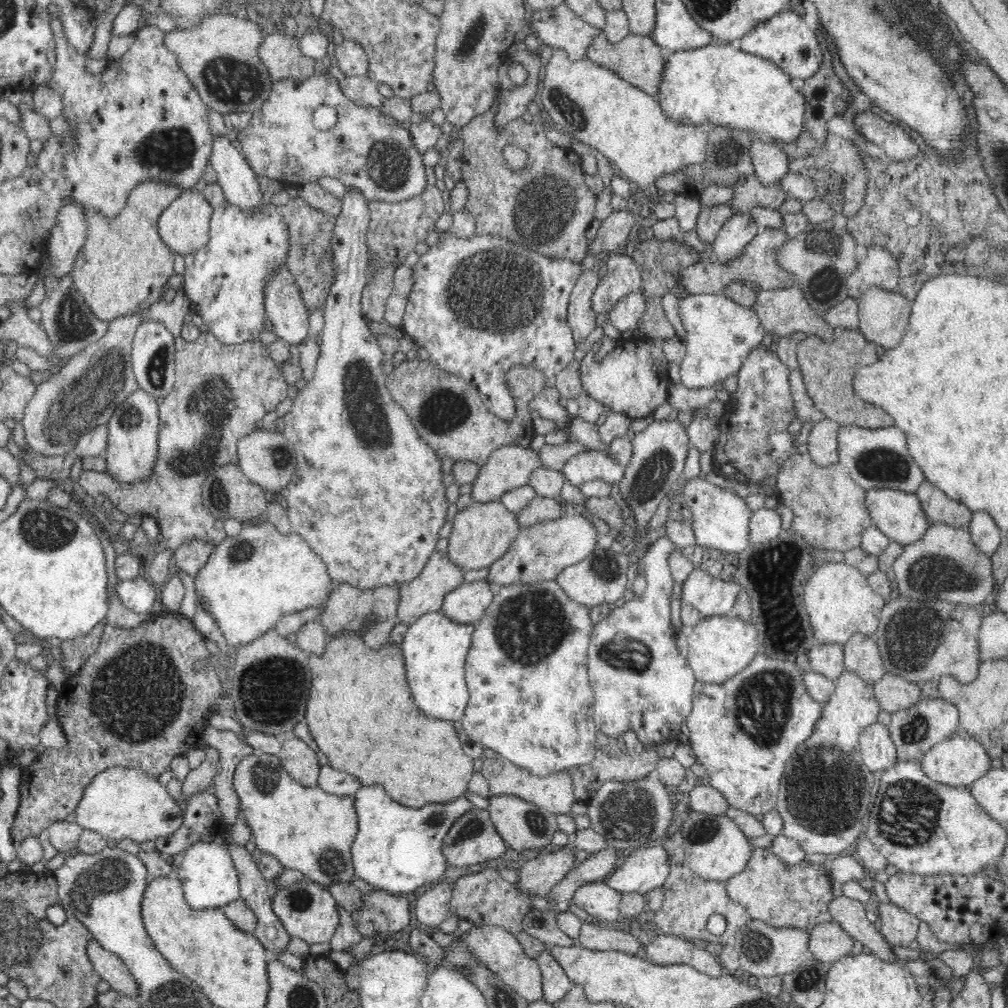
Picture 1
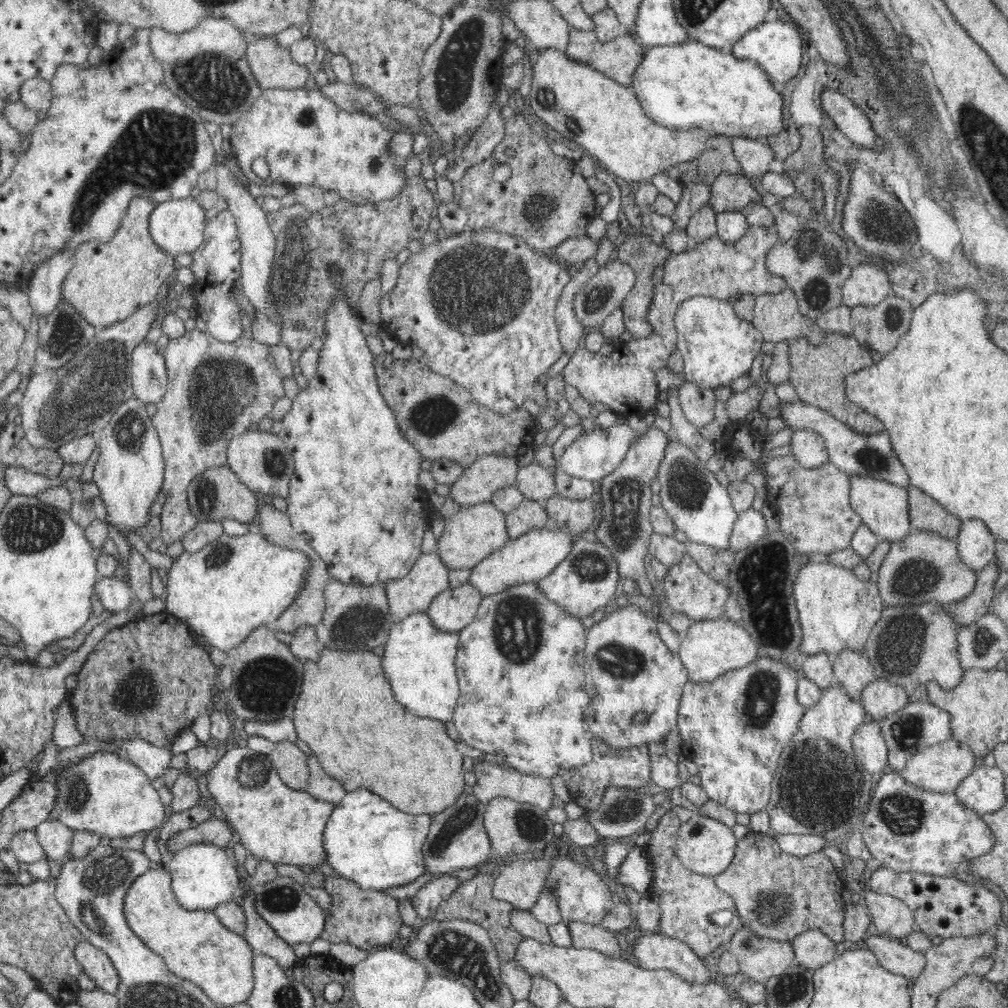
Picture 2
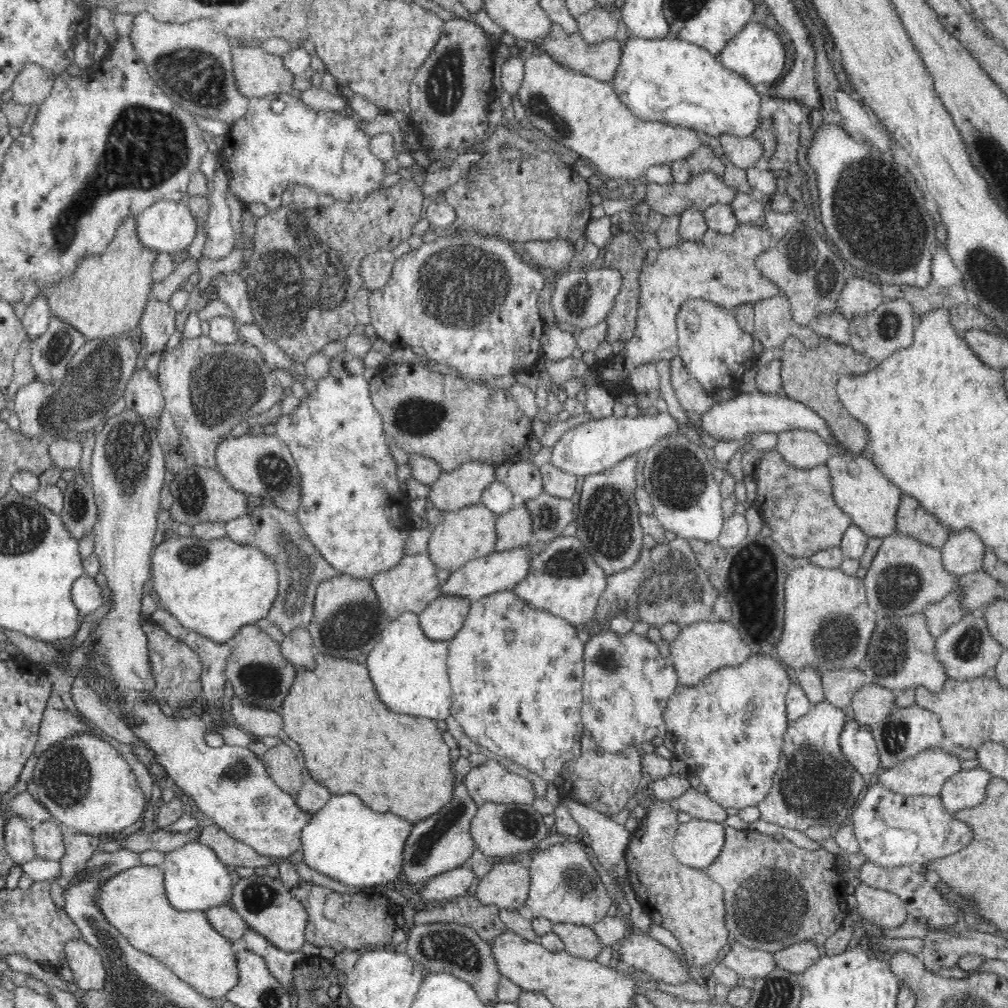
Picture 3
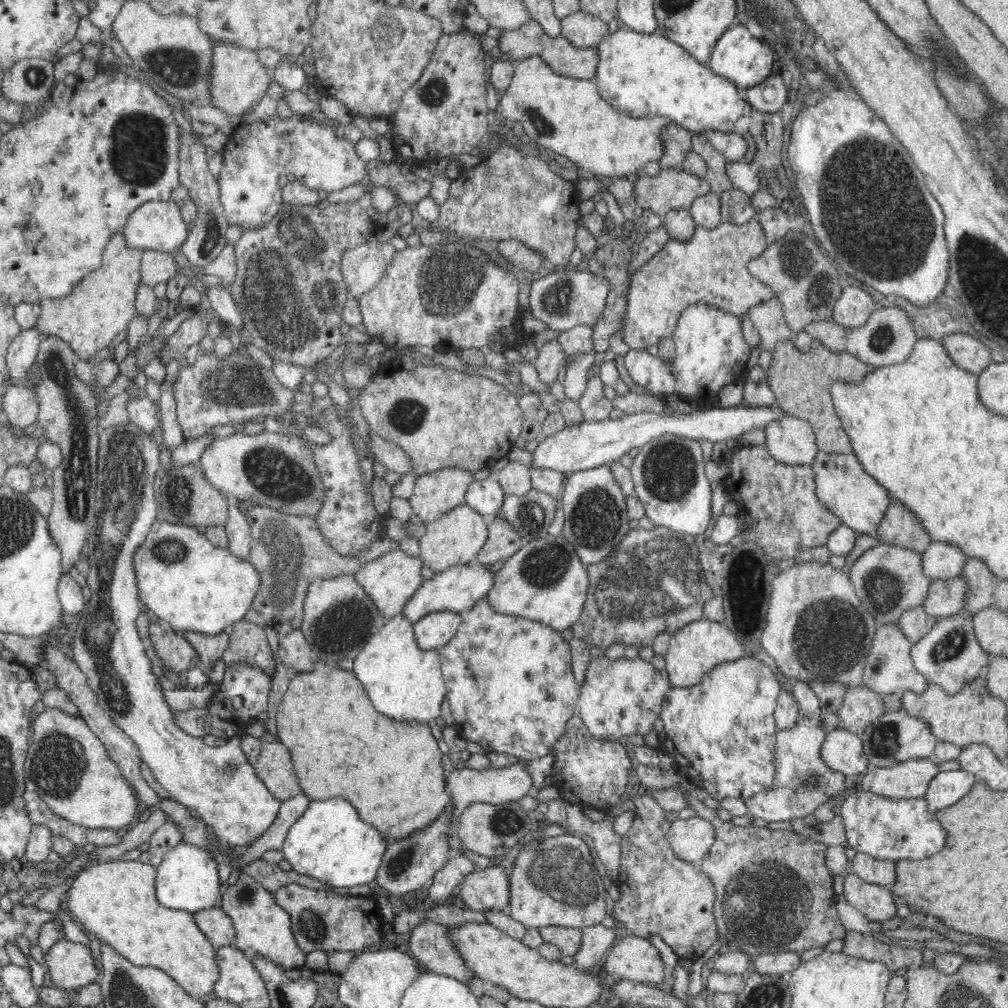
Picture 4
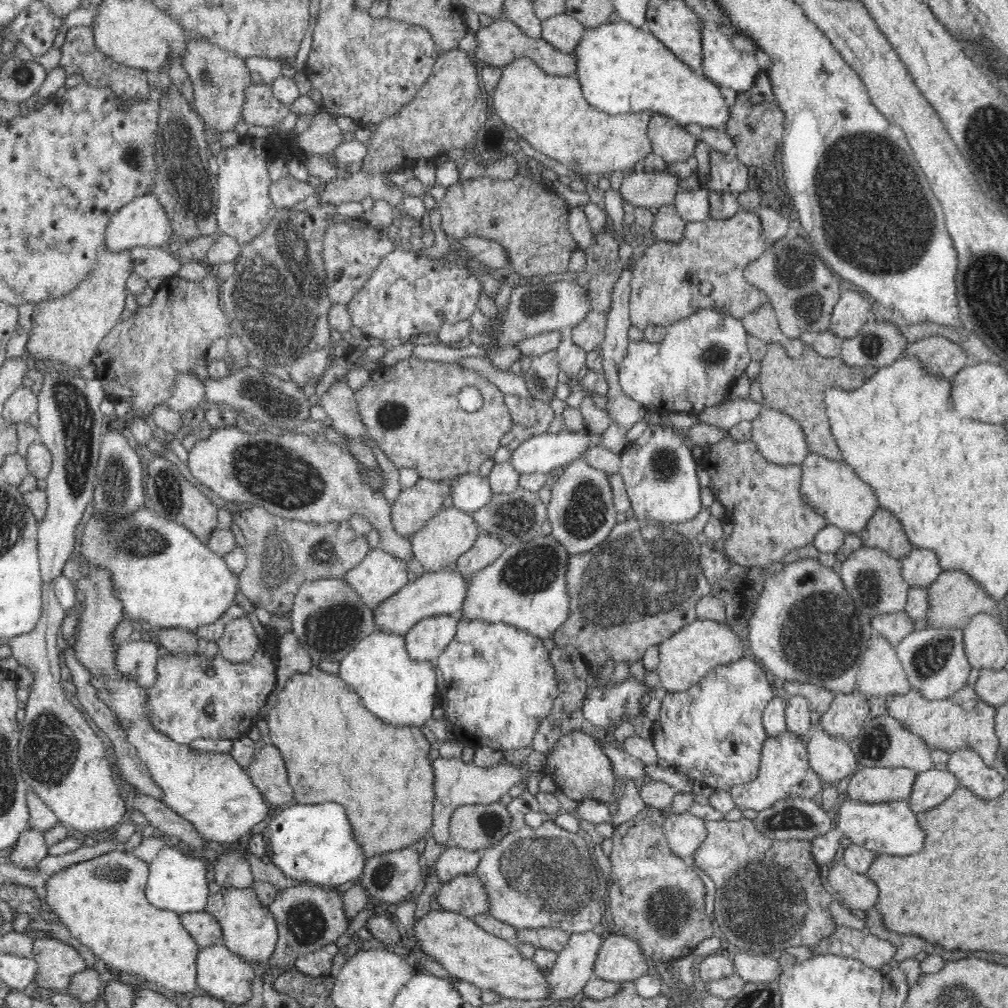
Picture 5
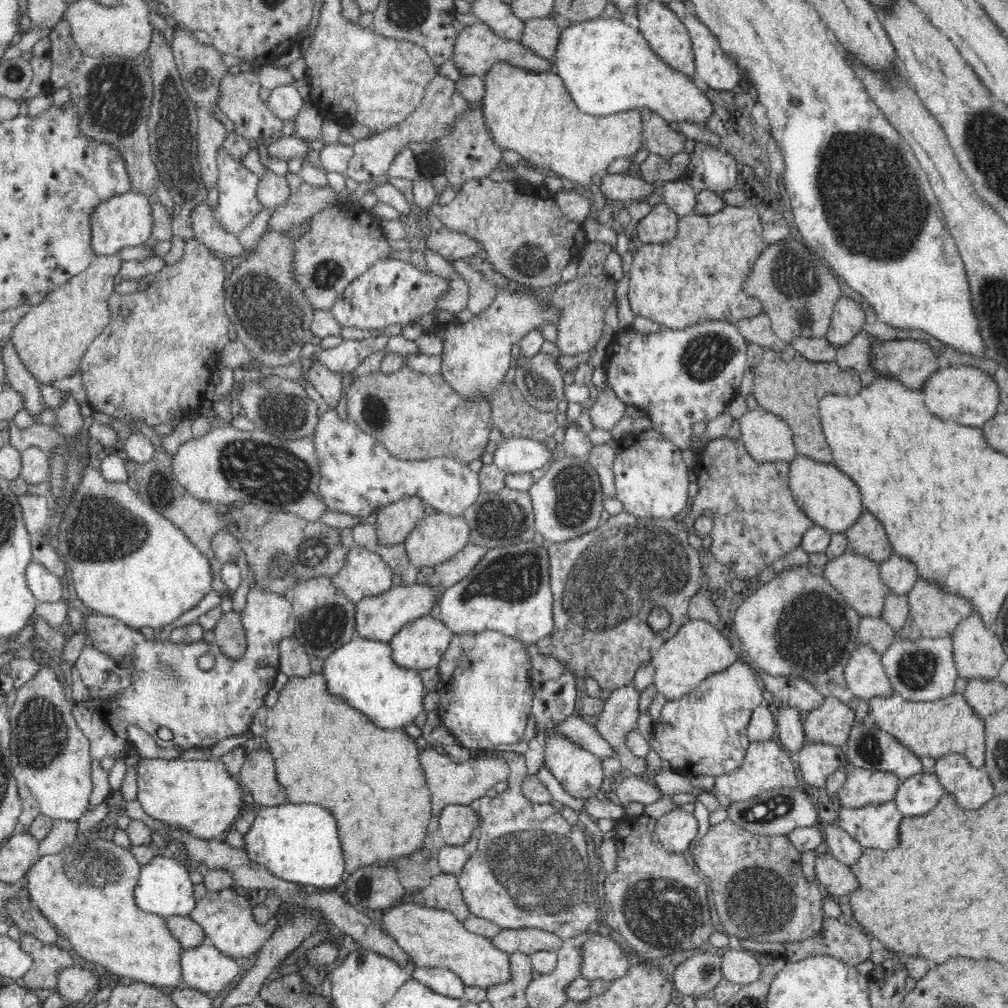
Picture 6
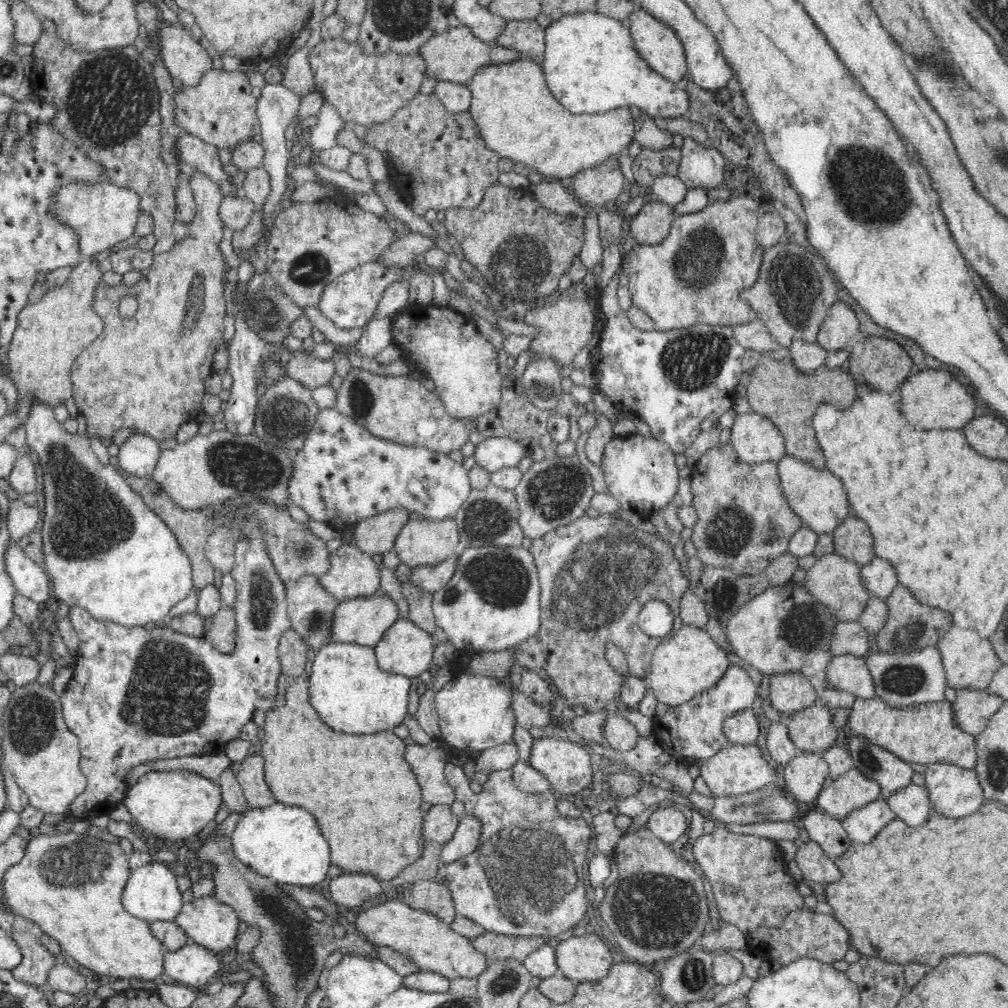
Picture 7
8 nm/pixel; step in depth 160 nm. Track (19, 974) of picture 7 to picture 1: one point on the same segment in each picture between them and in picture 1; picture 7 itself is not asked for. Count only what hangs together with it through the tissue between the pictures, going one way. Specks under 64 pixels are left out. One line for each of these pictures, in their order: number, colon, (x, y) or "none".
1: (110, 968)
2: (96, 963)
3: (85, 961)
4: (71, 966)
5: (58, 963)
6: (48, 959)

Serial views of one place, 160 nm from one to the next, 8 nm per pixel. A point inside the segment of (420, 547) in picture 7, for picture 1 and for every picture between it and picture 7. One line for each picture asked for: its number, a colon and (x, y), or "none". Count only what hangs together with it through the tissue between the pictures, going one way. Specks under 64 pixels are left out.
1: (481, 534)
2: (472, 534)
3: (469, 533)
4: (456, 537)
5: (450, 534)
6: (436, 538)

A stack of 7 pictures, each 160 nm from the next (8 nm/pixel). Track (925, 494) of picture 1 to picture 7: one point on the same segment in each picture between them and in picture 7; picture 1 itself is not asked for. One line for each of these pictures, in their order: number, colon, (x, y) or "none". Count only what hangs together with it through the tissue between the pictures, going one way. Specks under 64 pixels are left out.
2: (926, 514)
3: (913, 520)
4: (900, 527)
5: (884, 531)
6: (867, 537)
7: (853, 539)

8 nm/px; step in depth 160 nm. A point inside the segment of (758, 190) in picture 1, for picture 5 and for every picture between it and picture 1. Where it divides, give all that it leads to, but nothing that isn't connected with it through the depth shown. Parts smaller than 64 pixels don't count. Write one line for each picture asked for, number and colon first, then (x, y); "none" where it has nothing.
2: (729, 192)
3: (703, 189)
4: (672, 189)
5: (657, 189)

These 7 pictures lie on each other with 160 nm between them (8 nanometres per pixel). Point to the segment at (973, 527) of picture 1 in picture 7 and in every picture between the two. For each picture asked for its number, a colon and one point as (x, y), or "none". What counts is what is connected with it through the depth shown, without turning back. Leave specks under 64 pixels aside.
2: (976, 544)
3: (964, 552)
4: (941, 560)
5: (921, 567)
6: (900, 574)
7: (879, 576)

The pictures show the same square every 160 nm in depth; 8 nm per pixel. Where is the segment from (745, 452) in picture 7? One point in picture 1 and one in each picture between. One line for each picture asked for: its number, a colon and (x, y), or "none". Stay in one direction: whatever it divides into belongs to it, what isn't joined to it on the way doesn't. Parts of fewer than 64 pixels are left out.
1: (823, 440)
2: (808, 447)
3: (804, 449)
4: (790, 440)
5: (778, 436)
6: (768, 438)

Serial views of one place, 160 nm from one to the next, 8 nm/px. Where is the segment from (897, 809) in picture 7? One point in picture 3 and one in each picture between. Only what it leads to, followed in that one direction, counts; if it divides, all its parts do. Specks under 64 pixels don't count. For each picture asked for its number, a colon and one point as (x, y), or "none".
3: (966, 789)
4: (946, 788)
5: (932, 787)
6: (916, 796)

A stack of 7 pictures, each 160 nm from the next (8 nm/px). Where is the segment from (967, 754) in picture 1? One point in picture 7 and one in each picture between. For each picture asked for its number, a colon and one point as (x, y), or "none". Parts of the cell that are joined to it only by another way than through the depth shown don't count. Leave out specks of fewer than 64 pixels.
2: (940, 768)
3: (924, 774)
4: (908, 780)
5: (871, 785)
6: (860, 787)
7: (852, 790)

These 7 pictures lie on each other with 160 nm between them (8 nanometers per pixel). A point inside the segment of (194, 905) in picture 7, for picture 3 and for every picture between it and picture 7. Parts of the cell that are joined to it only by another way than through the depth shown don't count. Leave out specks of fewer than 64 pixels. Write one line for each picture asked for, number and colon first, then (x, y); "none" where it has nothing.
3: (265, 903)
4: (261, 924)
5: (249, 929)
6: (226, 916)

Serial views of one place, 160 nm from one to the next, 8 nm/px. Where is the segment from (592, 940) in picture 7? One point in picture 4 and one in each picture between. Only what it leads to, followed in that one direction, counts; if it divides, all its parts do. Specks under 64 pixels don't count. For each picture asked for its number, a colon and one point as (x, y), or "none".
4: (633, 958)
5: (621, 959)
6: (603, 958)

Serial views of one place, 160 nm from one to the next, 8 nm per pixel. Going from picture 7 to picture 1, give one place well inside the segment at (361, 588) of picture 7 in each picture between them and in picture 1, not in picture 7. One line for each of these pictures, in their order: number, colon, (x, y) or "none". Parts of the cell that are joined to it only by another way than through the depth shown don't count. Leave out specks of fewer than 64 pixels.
1: (424, 594)
2: (412, 594)
3: (408, 587)
4: (391, 579)
5: (380, 575)
6: (365, 574)

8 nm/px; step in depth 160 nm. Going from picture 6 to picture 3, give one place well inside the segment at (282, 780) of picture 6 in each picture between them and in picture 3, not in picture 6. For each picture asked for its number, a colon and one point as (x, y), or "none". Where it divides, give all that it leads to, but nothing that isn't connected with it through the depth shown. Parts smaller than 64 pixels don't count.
3: (349, 738)
4: (393, 772)
5: (386, 786)

